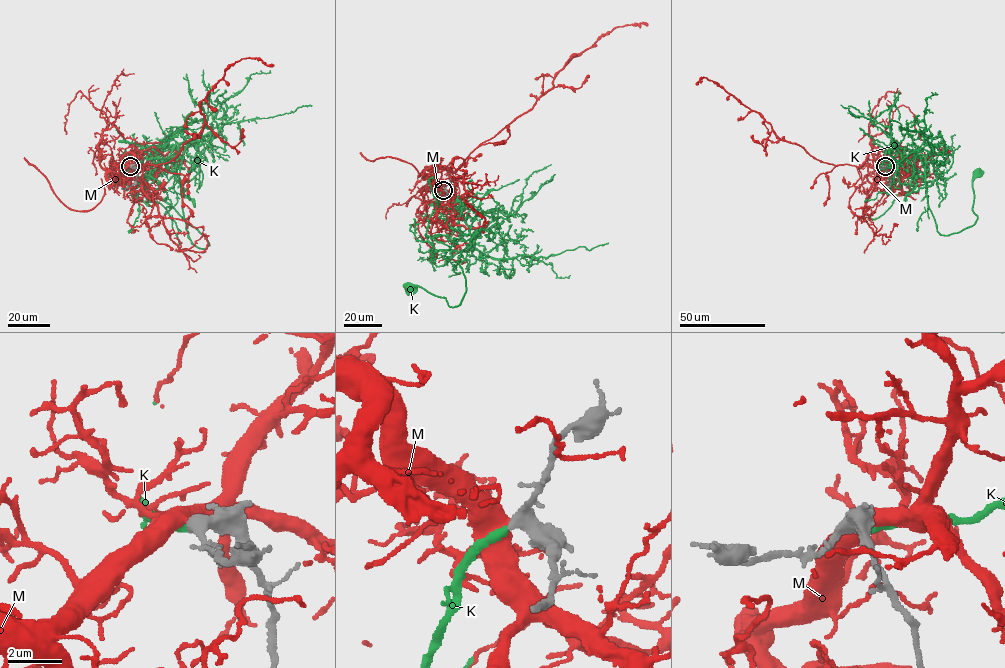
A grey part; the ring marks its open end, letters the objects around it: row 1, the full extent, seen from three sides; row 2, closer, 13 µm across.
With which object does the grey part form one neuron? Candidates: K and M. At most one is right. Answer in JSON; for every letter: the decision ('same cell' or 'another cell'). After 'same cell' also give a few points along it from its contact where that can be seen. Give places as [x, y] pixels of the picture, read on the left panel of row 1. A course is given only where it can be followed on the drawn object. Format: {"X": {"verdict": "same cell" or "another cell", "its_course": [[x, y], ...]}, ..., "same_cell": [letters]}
{"K": {"verdict": "same cell", "its_course": [[130, 166], [132, 154], [165, 146], [178, 150], [188, 237], [198, 248], [209, 245], [126, 170]]}, "M": {"verdict": "another cell"}, "same_cell": ["K"]}

